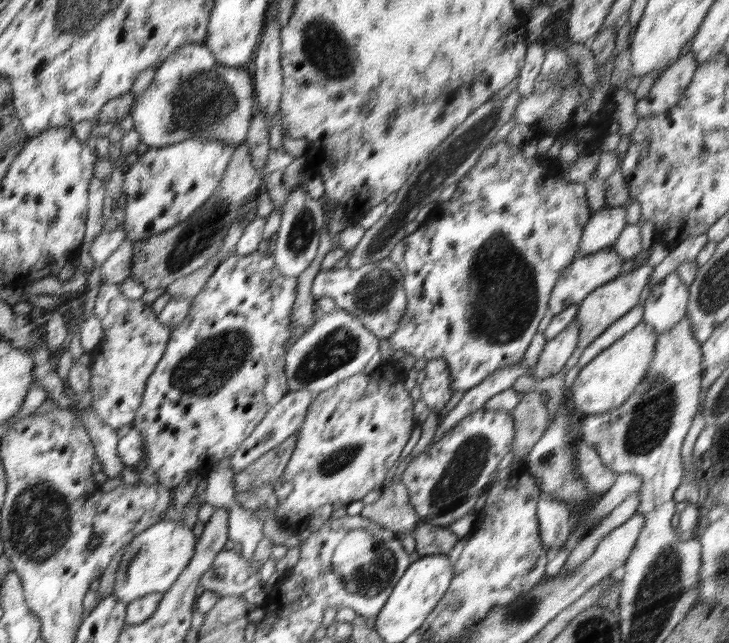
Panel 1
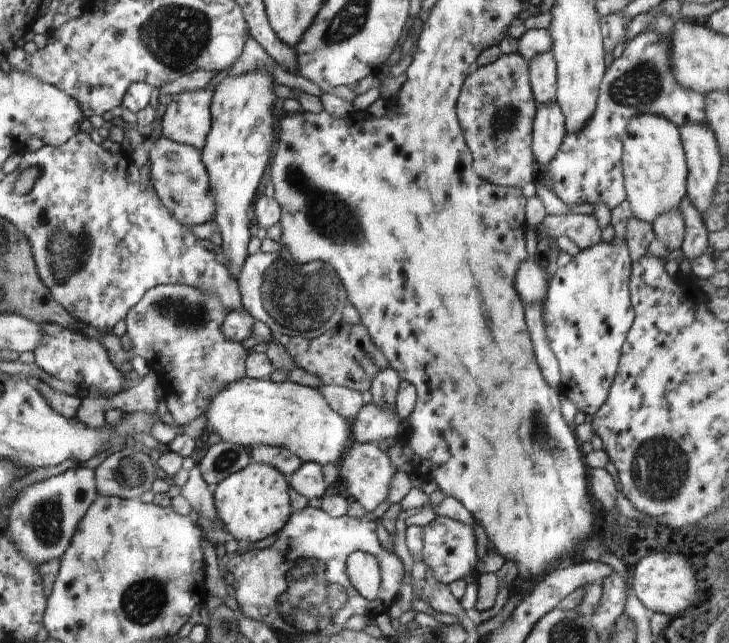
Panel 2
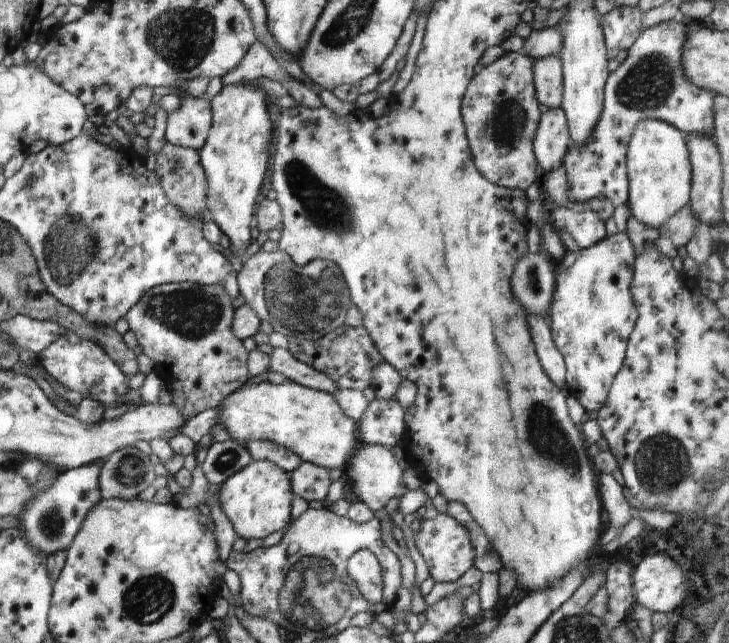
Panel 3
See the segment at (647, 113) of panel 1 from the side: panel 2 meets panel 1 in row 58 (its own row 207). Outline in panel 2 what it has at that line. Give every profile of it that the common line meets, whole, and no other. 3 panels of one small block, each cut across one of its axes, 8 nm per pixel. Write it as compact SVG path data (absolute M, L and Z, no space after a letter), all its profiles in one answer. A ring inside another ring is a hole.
M687 196L680 201L678 210L685 222L684 240L681 249L684 258L691 261L697 259L702 253L709 252L707 228L704 226L702 215Z

